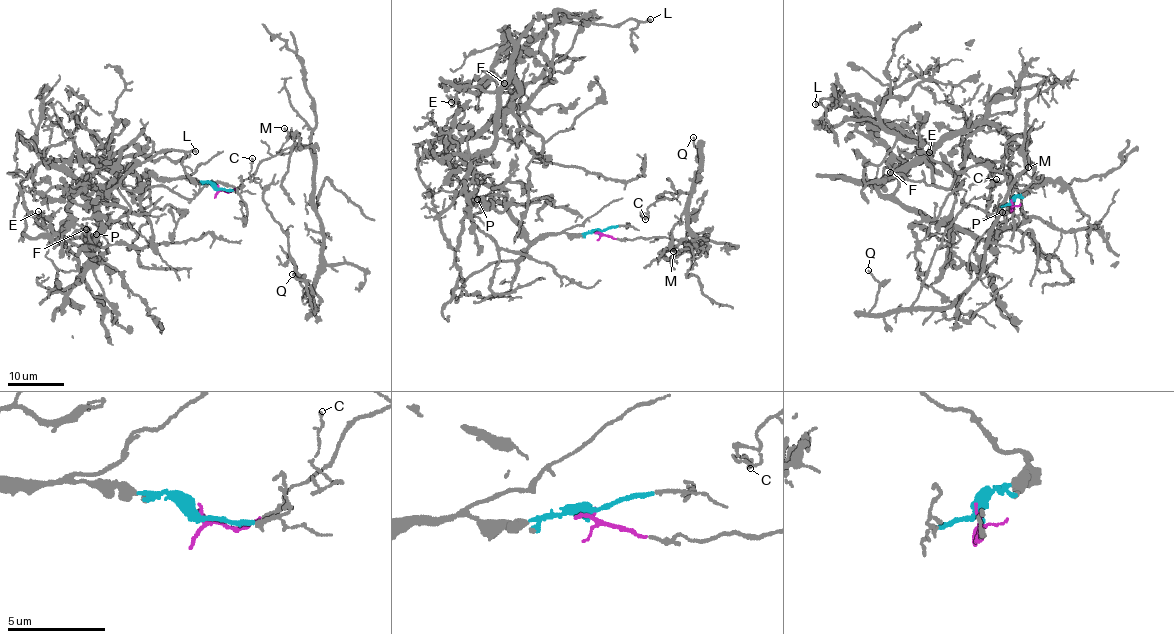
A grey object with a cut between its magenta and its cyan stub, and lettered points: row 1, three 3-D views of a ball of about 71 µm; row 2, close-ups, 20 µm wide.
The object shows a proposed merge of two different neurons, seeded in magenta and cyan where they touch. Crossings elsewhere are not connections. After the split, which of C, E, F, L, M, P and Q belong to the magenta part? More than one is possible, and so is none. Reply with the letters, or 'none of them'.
C, M, Q

